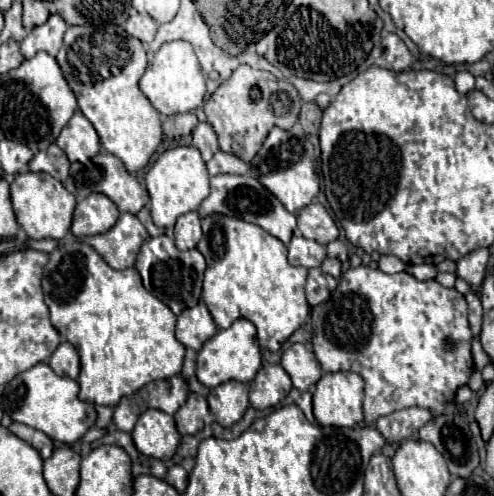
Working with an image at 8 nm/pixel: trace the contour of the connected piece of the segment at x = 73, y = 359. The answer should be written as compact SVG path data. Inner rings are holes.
M61 342L51 354L49 366L57 376L69 376L75 380L79 376L79 354L69 342Z

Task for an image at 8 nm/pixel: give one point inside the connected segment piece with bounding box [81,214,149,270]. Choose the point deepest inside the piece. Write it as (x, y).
(119, 247)

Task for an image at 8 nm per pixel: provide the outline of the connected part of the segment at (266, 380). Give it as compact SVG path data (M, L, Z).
M265 364L249 384L249 402L257 410L277 406L293 388L289 374L281 364Z

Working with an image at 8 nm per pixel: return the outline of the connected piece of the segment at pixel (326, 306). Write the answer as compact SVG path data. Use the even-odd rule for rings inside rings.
M359 266L359 268L349 268L347 272L341 274L339 278L339 286L335 288L335 292L331 294L331 298L327 302L323 302L321 306L317 306L311 310L311 320L313 320L313 352L321 364L321 368L325 372L341 372L341 370L349 370L349 372L357 372L361 374L361 378L365 380L365 402L363 402L363 410L365 410L365 422L367 424L375 424L377 418L387 416L391 412L409 408L409 406L419 406L425 410L431 410L433 416L443 414L449 404L455 398L455 392L465 386L469 382L469 376L473 374L473 358L471 358L471 330L469 330L469 322L467 322L467 302L463 298L463 294L459 294L455 288L445 288L441 286L437 280L417 280L415 276L411 276L409 272L399 272L399 274L385 274L381 270L373 270L369 266ZM447 340L453 342L451 348L447 348Z

